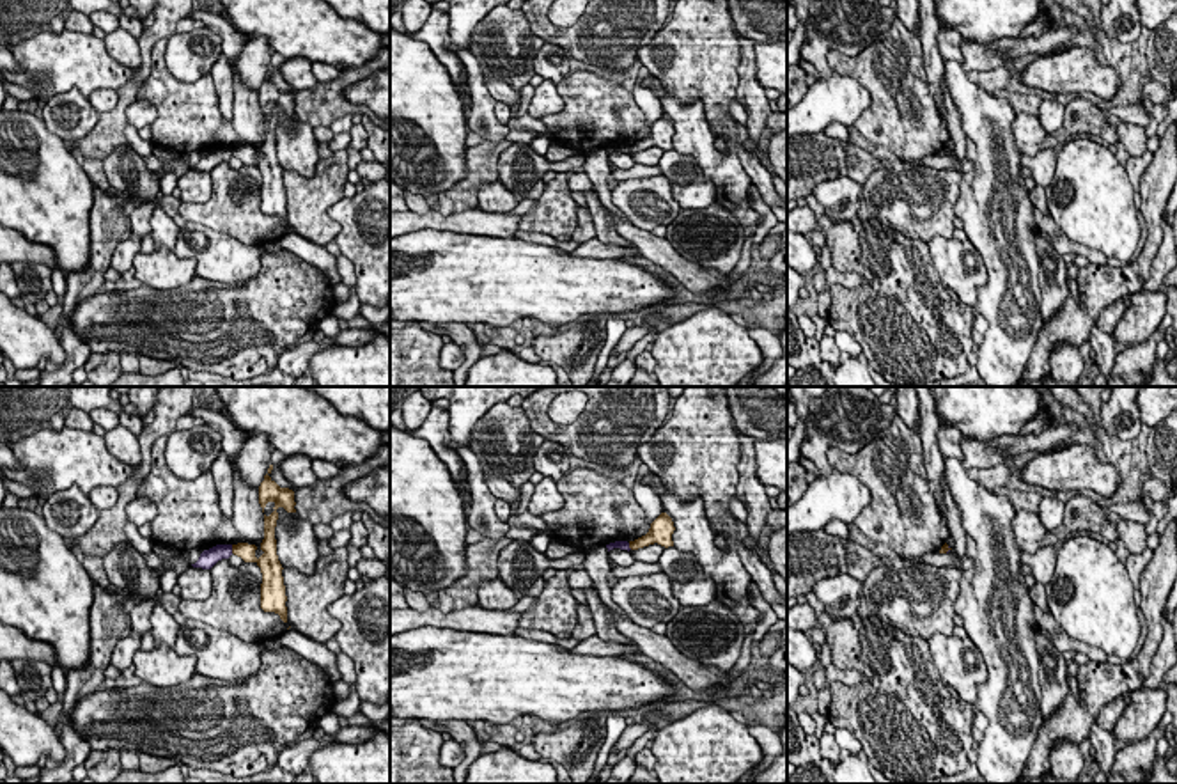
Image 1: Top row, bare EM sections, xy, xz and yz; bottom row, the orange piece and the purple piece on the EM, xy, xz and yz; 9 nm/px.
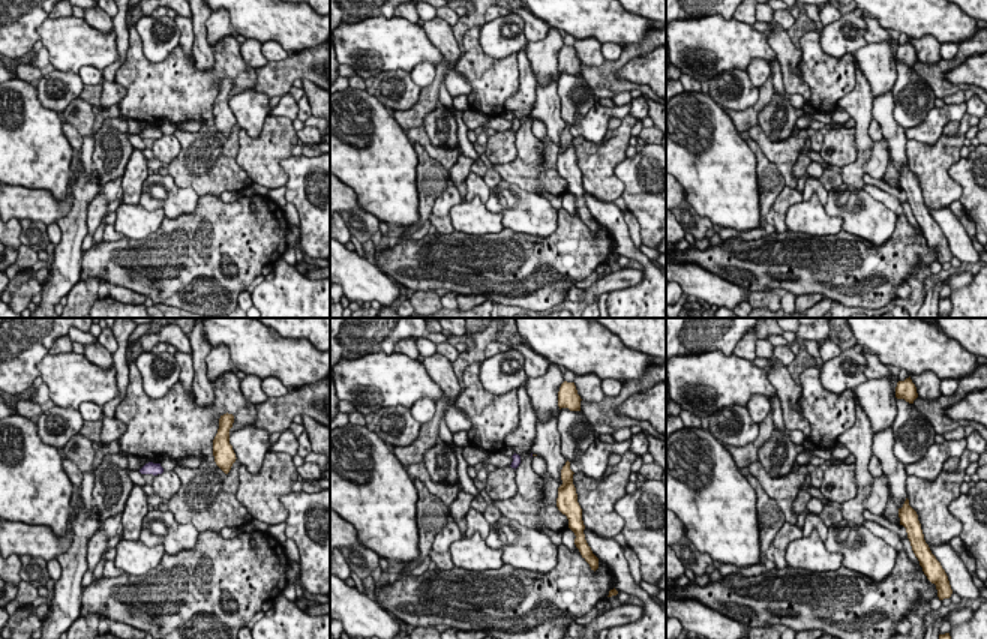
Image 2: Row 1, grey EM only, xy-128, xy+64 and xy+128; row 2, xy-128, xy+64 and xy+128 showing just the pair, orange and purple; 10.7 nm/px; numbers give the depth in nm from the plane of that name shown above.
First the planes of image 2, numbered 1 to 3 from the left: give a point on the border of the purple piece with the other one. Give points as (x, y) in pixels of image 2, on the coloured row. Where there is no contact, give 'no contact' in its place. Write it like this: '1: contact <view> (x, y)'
1: no contact
2: no contact
3: no contact

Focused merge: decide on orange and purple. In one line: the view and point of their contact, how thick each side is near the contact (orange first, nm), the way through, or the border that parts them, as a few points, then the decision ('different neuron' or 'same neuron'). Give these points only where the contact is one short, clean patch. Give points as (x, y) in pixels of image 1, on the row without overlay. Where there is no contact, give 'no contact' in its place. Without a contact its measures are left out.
contact xy (233, 151); calibres 160 and 160 nm; border xy (231, 148), (233, 155); different neuron

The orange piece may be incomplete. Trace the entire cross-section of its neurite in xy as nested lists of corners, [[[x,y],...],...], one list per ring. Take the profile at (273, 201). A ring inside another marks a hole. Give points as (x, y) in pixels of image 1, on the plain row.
[[[268,76],[259,89],[259,106],[264,110],[268,105],[275,106],[275,114],[266,119],[264,117],[264,142],[261,145],[261,153],[264,154],[259,161],[255,160],[255,147],[238,145],[232,147],[232,156],[241,160],[245,165],[255,165],[262,176],[261,186],[261,211],[264,215],[275,215],[280,218],[284,225],[287,225],[287,199],[282,179],[282,167],[277,158],[277,142],[275,129],[278,122],[278,110],[284,110],[287,115],[296,115],[294,108],[294,94],[289,90],[280,90]]]

